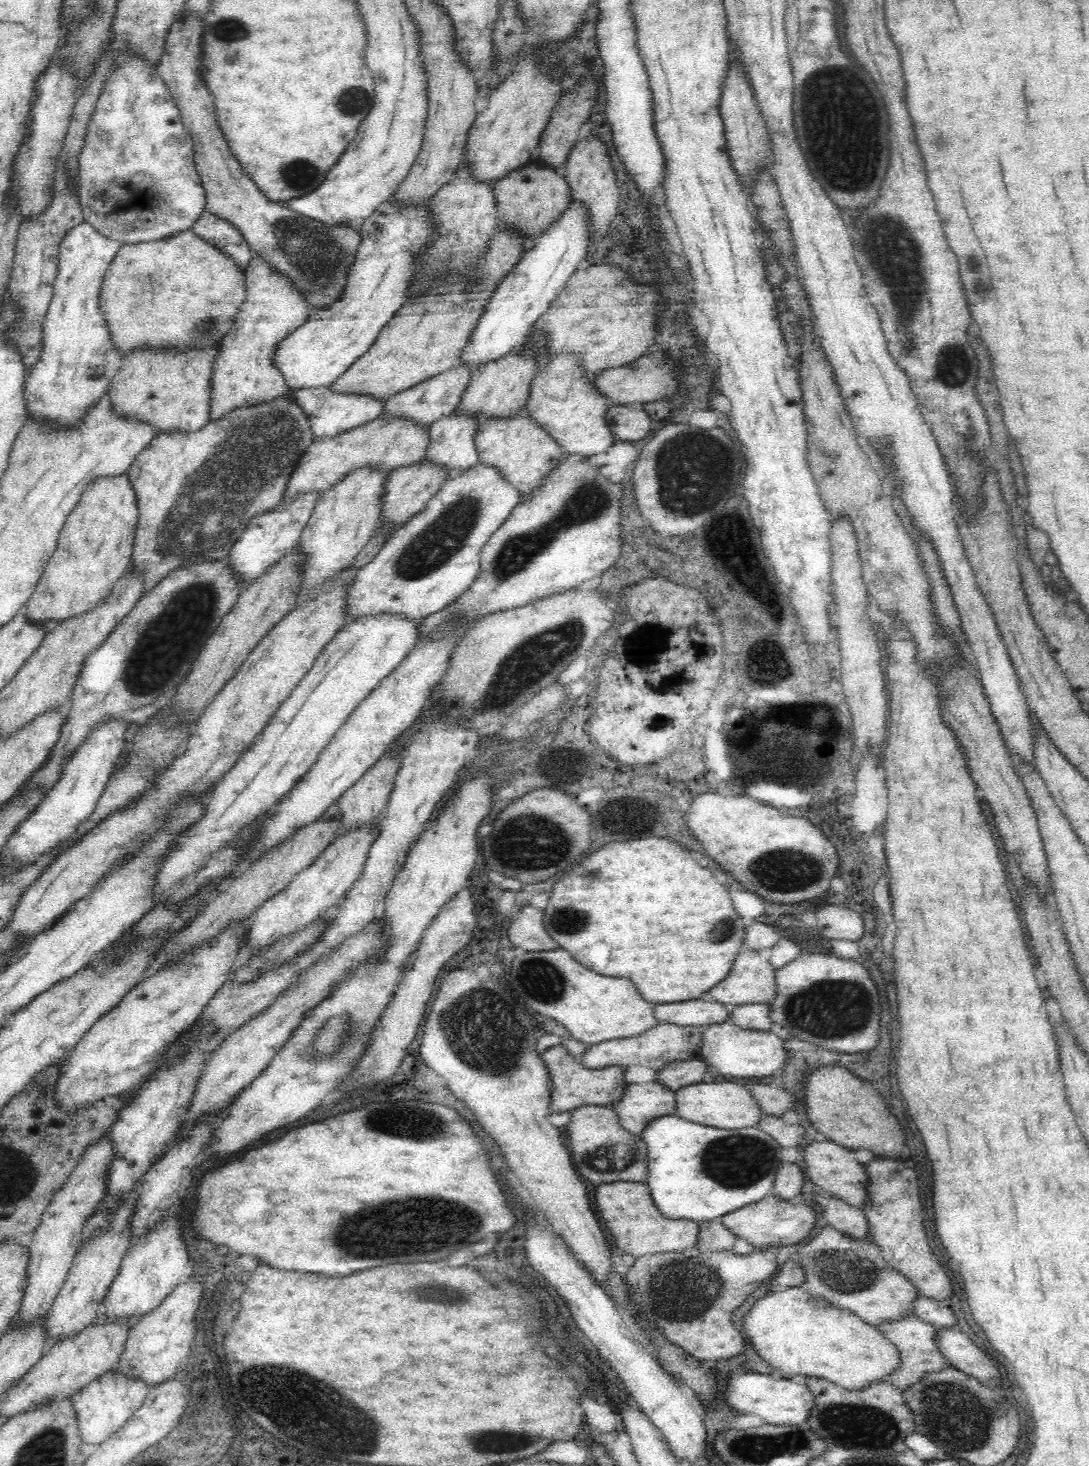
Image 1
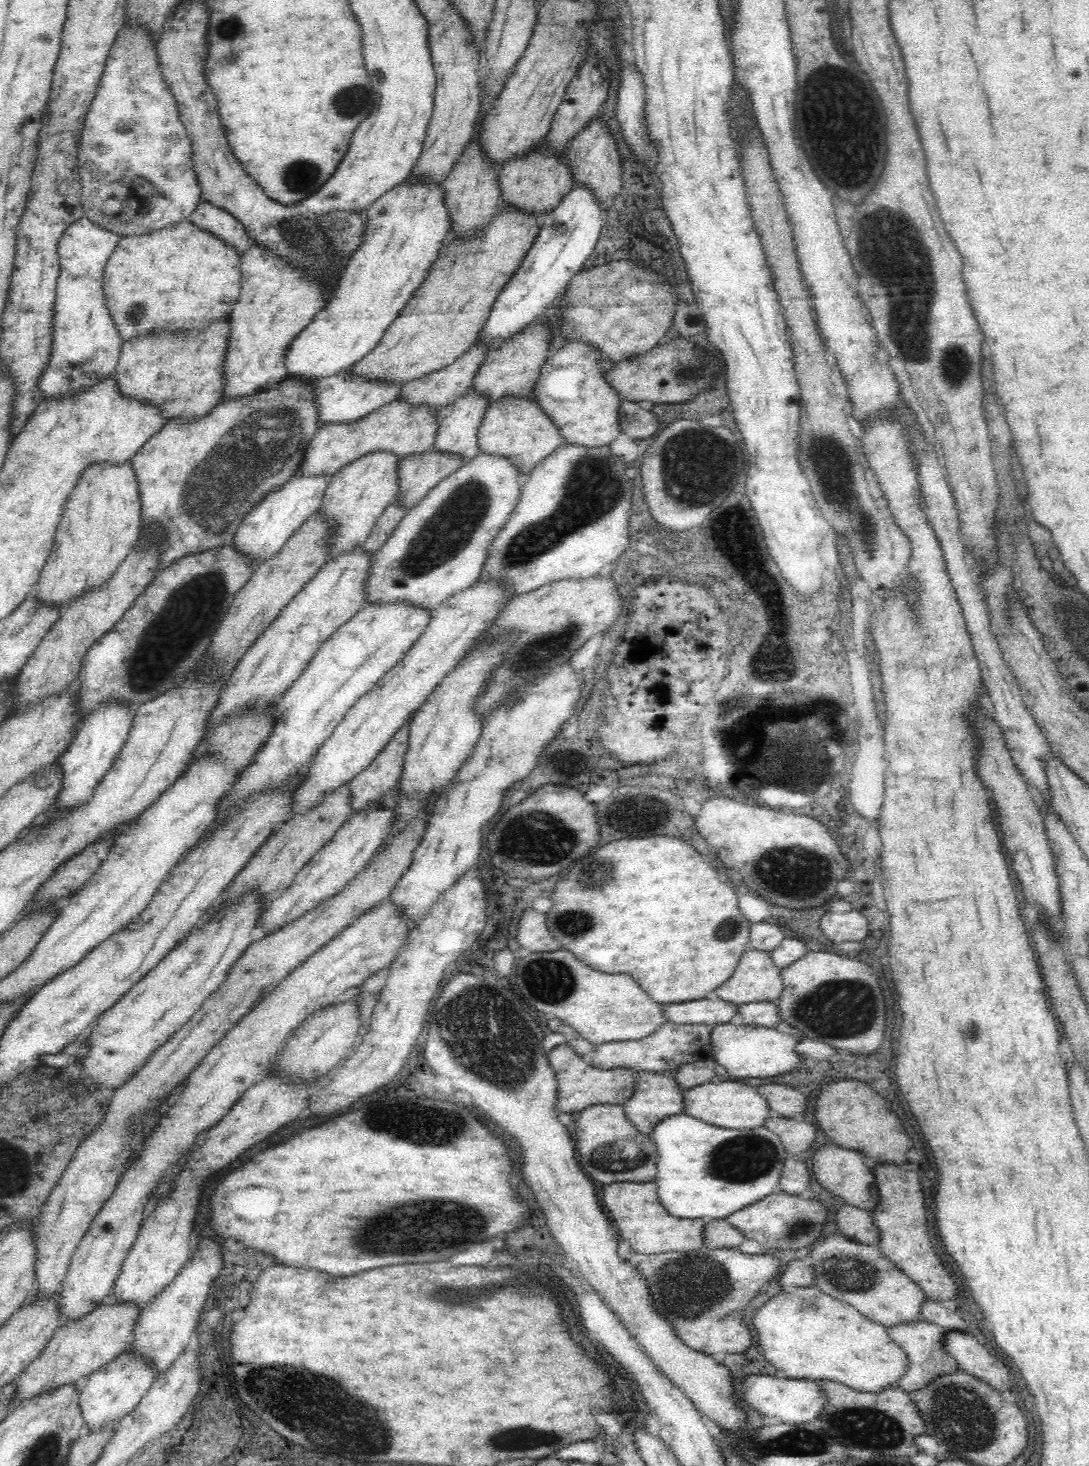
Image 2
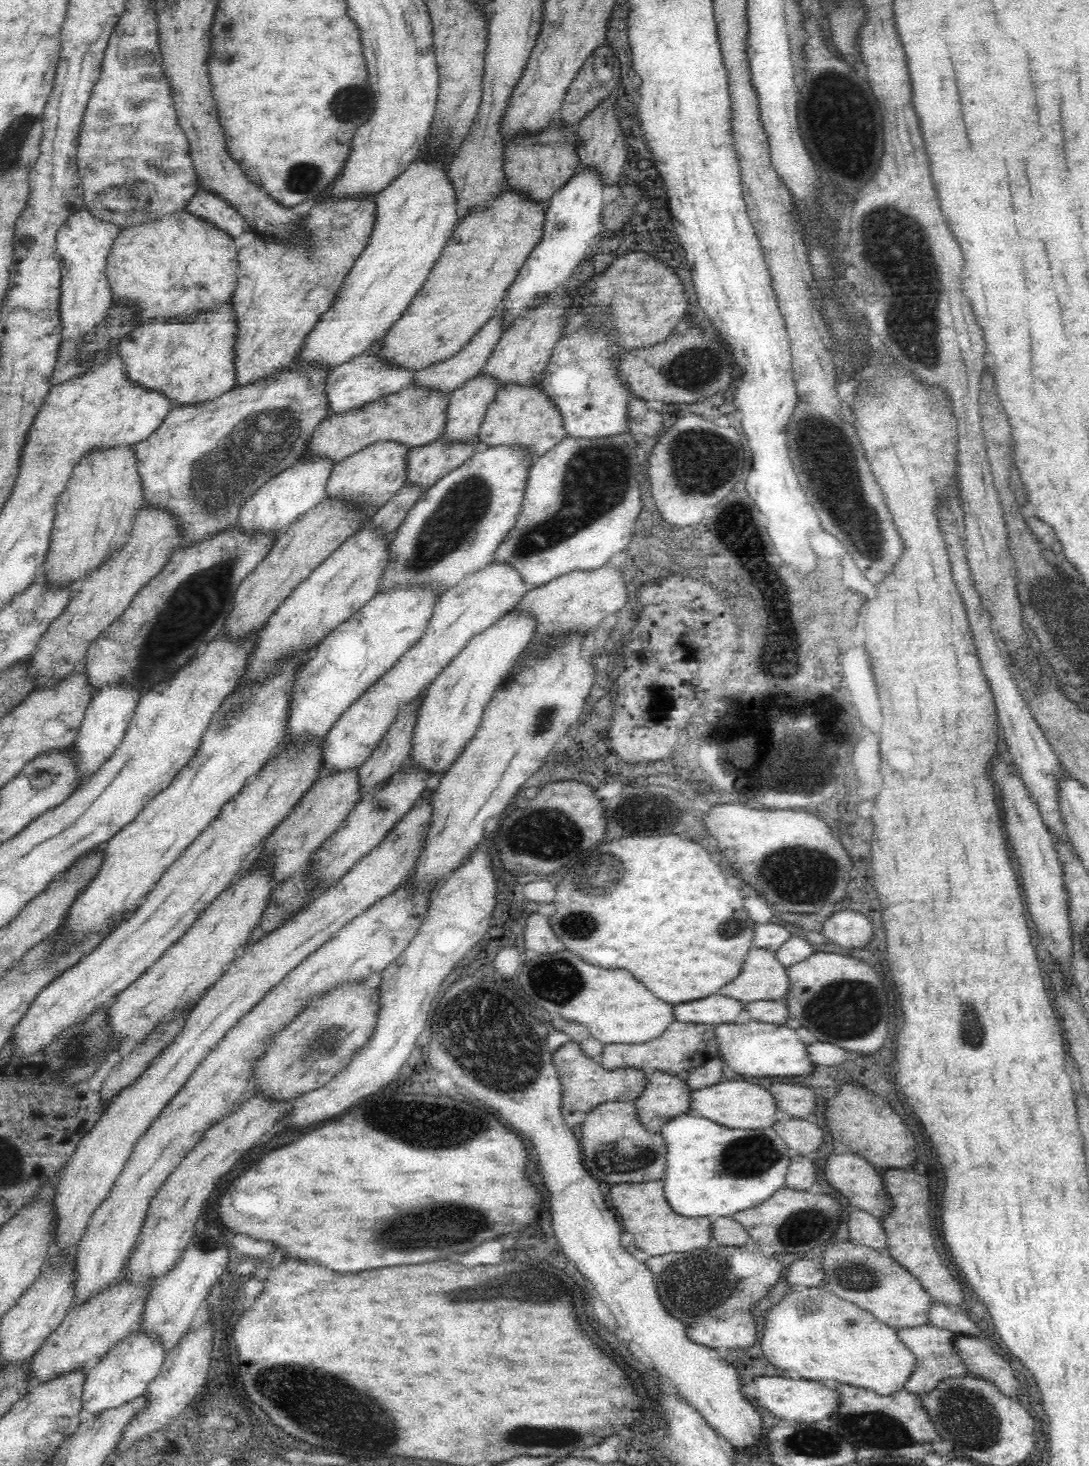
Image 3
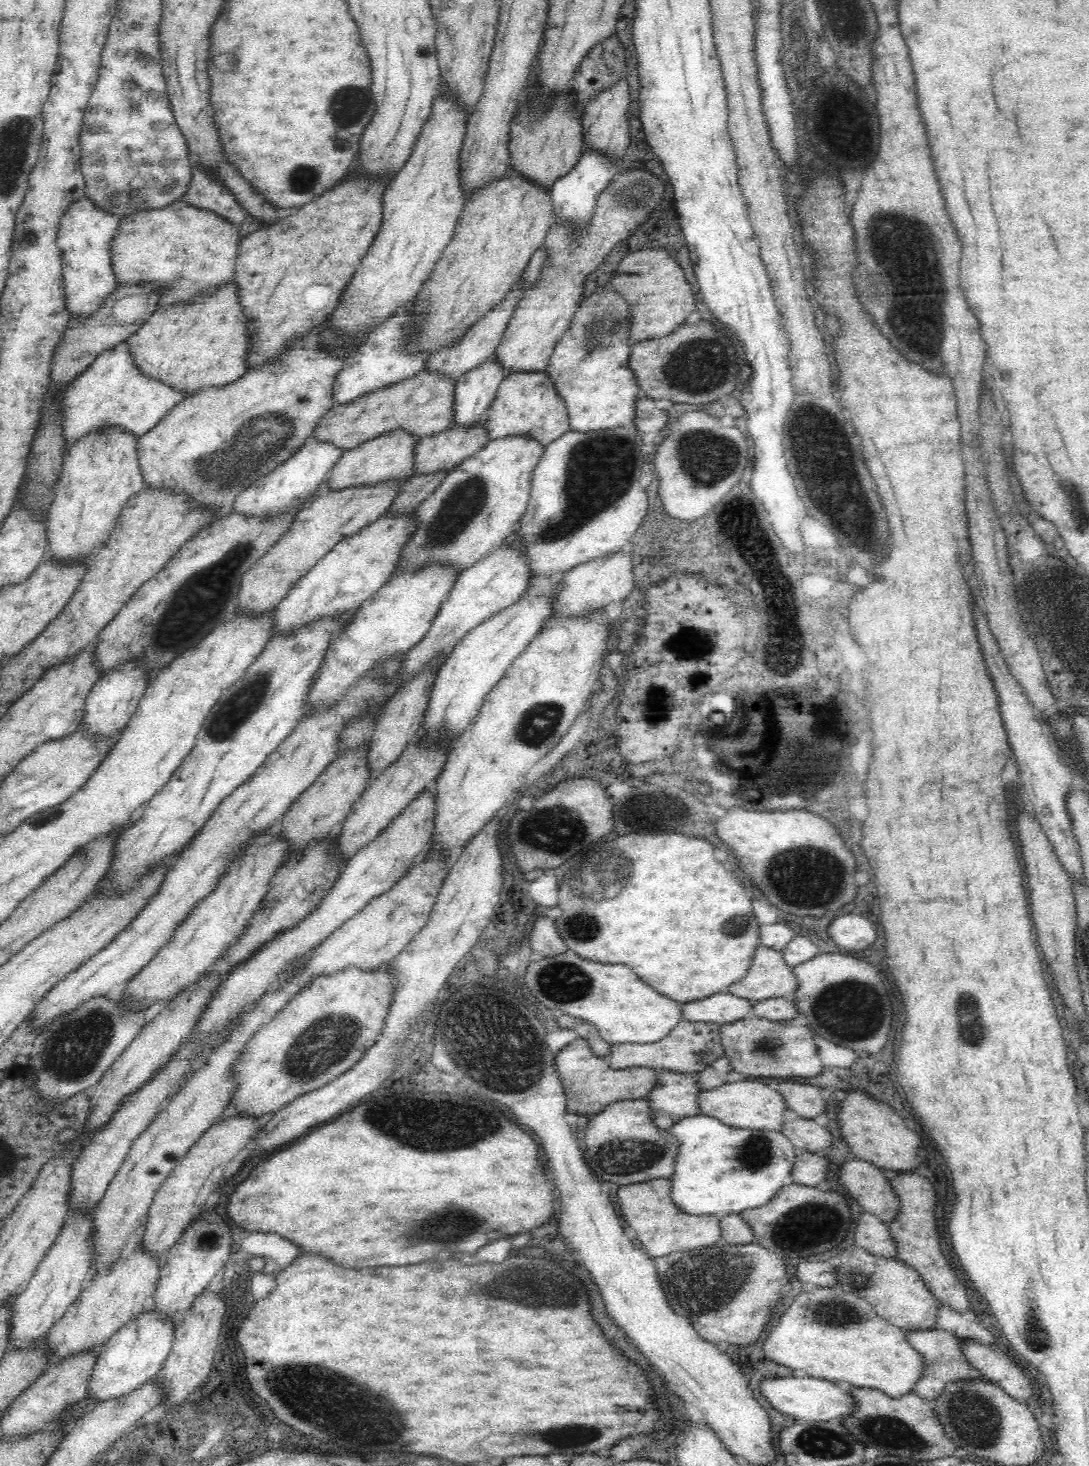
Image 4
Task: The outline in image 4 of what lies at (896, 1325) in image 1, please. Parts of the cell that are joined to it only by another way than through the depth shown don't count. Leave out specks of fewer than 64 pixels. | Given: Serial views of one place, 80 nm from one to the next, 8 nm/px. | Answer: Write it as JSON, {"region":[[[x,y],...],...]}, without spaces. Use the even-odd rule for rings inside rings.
{"region":[[[932,1328],[929,1330],[905,1331],[907,1342],[924,1358],[924,1370],[922,1376],[916,1380],[911,1393],[920,1396],[922,1399],[932,1401],[938,1399],[947,1386],[946,1382],[956,1382],[958,1380],[972,1380],[981,1378],[980,1371],[974,1369],[964,1357],[961,1350],[961,1342],[953,1333],[943,1329]]]}

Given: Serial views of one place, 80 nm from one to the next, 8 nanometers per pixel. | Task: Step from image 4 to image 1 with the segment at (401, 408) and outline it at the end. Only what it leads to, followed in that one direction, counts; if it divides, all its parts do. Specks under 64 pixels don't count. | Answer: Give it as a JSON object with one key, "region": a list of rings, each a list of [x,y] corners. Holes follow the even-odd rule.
{"region":[[[381,415],[356,430],[350,430],[336,438],[314,439],[300,457],[298,466],[292,471],[284,488],[280,506],[290,506],[294,500],[306,494],[319,494],[324,498],[337,482],[358,469],[376,469],[388,476],[391,470],[414,465],[424,459],[428,446],[429,430],[417,426],[412,419]]]}

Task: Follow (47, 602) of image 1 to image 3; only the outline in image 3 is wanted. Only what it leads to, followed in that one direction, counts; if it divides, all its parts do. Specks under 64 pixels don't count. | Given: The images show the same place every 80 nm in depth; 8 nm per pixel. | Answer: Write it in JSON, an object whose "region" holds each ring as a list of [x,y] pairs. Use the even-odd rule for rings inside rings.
{"region":[[[112,447],[84,455],[75,466],[67,488],[60,496],[60,502],[56,504],[50,546],[40,568],[41,582],[46,583],[50,589],[67,589],[72,586],[77,588],[93,570],[99,569],[100,565],[123,549],[132,532],[136,513],[143,504],[142,483],[137,471],[134,448]]]}

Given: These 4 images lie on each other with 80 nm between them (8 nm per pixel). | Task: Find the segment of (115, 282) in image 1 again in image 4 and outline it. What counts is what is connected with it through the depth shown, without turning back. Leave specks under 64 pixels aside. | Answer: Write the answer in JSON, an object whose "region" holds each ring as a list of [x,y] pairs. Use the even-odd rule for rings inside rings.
{"region":[[[183,200],[163,209],[148,209],[125,216],[112,240],[110,265],[118,285],[150,285],[158,291],[156,308],[187,305],[204,293],[210,295],[235,278],[240,236],[232,223],[220,215],[192,207]]]}

